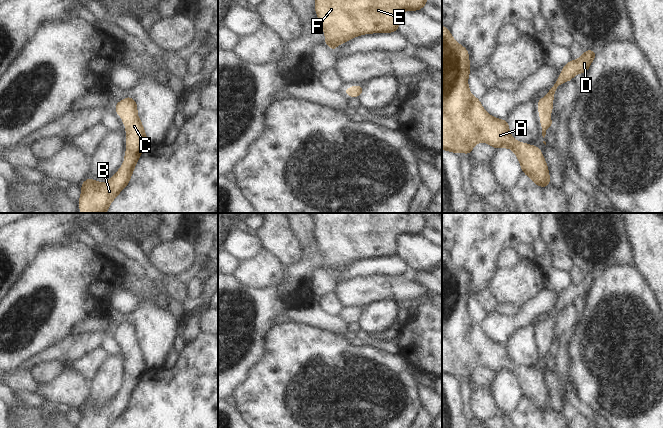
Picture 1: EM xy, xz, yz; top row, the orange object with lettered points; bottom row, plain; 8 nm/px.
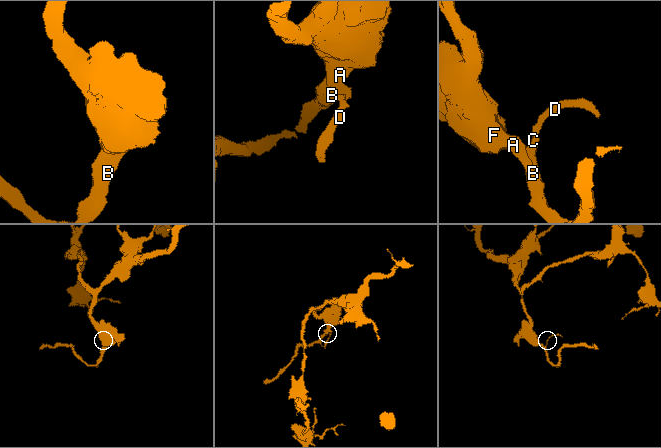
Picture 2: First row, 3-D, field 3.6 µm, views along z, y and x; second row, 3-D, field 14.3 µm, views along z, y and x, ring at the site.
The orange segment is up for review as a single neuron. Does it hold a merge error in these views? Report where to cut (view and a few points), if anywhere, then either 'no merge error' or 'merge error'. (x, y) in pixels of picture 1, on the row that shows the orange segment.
no cut | no merge error

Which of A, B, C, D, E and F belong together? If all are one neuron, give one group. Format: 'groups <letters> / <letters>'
groups A B C D E F

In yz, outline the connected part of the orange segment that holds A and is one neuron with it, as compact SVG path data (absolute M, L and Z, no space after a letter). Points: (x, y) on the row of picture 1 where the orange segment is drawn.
M442 25L442 150L468 155L479 142L485 142L495 149L510 148L518 158L522 172L537 186L547 187L550 184L550 174L541 149L515 140L507 120L495 118L485 111L480 99L474 97L468 87L470 72L467 49L458 44L450 31Z

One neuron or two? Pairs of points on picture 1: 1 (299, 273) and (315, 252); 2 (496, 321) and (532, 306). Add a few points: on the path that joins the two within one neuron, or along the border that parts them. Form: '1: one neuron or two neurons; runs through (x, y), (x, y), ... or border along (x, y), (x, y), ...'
1: one neuron; runs through (304, 268), (313, 257)
2: one neuron; runs through (505, 321), (517, 321), (523, 315)

